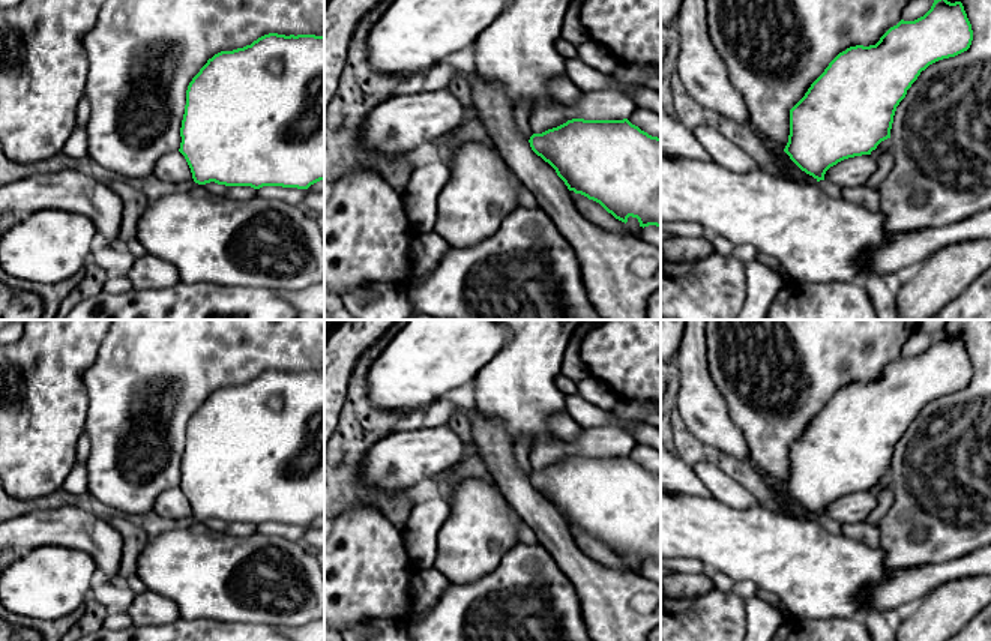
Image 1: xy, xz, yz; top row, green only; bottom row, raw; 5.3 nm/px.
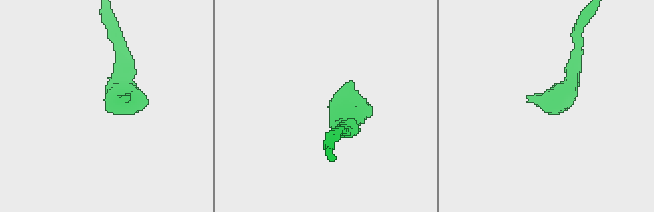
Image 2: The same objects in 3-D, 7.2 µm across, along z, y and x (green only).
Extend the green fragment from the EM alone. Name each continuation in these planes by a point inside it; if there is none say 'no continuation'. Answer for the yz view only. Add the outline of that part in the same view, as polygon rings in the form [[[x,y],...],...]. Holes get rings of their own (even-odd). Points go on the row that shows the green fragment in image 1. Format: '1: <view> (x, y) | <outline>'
1: yz (832, 189) | [[[826,179],[820,180],[818,186],[832,198],[842,197],[842,189],[838,185],[835,185],[835,183],[832,183],[832,182],[826,180]]]

